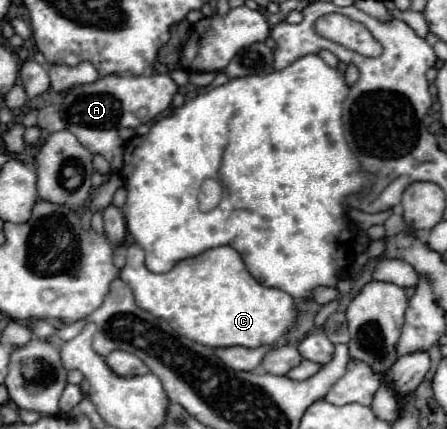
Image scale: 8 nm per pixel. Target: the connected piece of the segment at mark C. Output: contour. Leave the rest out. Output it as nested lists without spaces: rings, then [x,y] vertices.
[[[132,243],[126,249],[126,265],[120,279],[132,287],[140,309],[168,321],[176,333],[210,349],[272,345],[284,337],[296,321],[294,299],[280,289],[260,285],[246,271],[240,253],[228,245],[182,259],[168,273],[152,273],[144,265],[142,247]]]

